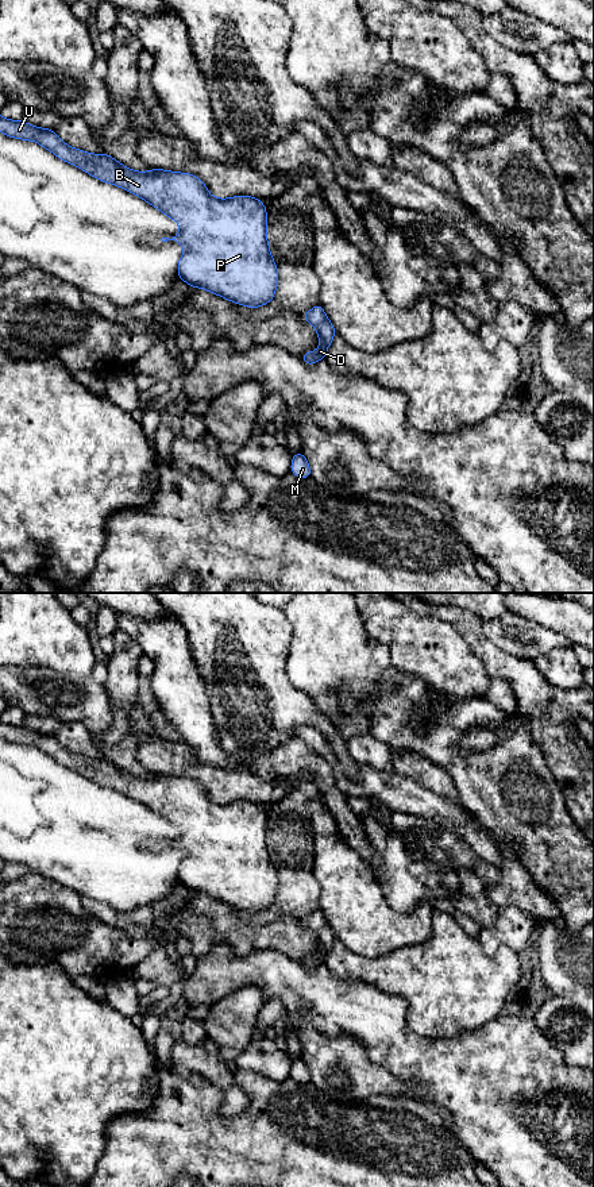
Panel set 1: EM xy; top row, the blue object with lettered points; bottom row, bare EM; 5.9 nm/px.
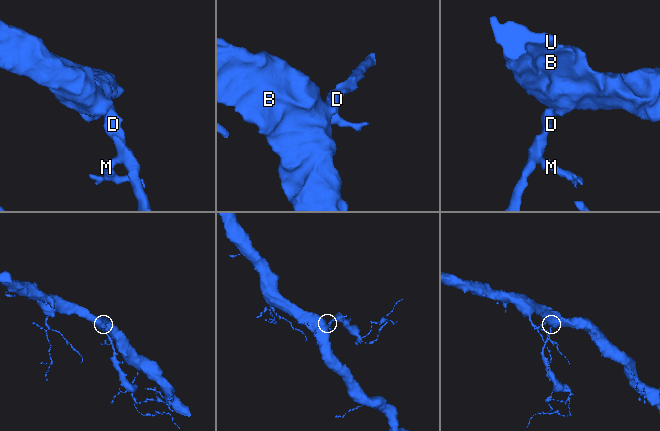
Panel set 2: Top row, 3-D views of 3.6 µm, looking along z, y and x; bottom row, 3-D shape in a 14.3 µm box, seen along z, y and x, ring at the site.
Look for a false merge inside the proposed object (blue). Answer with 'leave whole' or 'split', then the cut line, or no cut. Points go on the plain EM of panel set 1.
leave whole; cut none

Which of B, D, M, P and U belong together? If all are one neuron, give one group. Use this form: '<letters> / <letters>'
B D M P U

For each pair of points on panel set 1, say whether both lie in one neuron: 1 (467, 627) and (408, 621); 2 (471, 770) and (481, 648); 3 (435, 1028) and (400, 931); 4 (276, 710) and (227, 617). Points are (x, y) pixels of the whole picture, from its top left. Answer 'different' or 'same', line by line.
1: different
2: different
3: different
4: same

